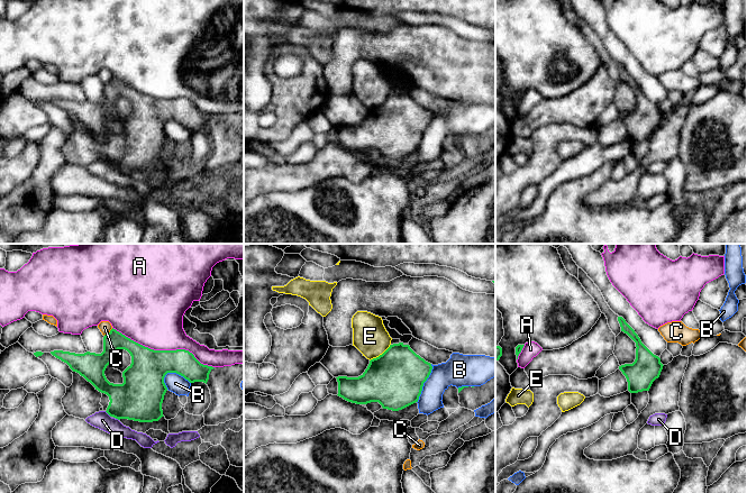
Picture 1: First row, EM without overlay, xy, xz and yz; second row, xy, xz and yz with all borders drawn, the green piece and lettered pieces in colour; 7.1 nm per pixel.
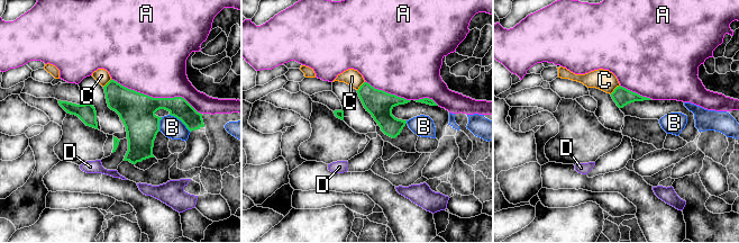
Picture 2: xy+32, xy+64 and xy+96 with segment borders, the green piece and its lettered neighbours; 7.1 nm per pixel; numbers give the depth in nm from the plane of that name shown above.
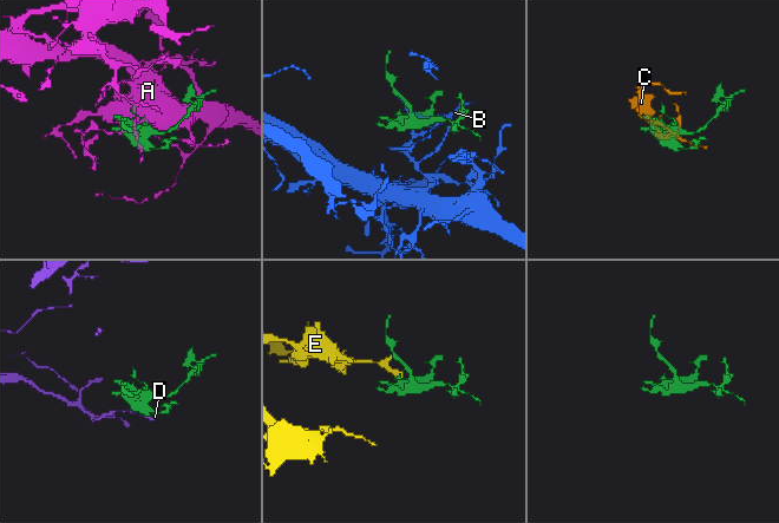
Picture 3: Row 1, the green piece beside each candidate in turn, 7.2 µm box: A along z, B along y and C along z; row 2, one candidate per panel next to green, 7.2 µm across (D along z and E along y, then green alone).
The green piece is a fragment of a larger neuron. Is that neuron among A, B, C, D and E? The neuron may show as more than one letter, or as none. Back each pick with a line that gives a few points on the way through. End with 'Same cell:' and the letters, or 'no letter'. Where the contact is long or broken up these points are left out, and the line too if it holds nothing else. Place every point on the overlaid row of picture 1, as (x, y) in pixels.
Same cell: no letter

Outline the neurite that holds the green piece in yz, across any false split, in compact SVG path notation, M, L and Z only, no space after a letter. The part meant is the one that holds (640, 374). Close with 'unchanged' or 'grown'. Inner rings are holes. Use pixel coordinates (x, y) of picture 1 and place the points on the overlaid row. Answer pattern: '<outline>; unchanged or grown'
M618 317L621 331L627 334L636 343L636 359L632 364L625 364L619 366L619 369L626 376L628 382L628 391L630 393L638 393L647 391L649 394L649 402L641 411L638 418L630 424L627 424L620 431L609 430L595 442L584 449L584 455L594 460L612 460L627 455L632 455L638 448L638 435L640 429L647 423L650 416L655 413L672 413L680 410L680 392L681 383L689 364L689 357L678 355L673 358L667 365L661 363L661 358L654 355L640 340L635 330L626 322L622 317Z; grown

